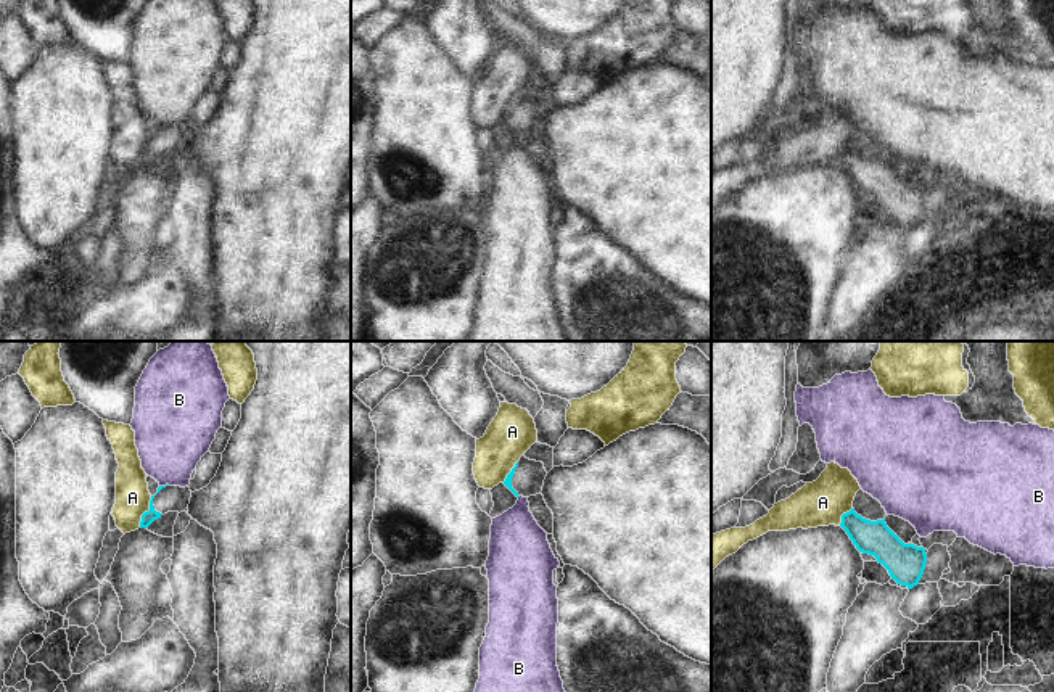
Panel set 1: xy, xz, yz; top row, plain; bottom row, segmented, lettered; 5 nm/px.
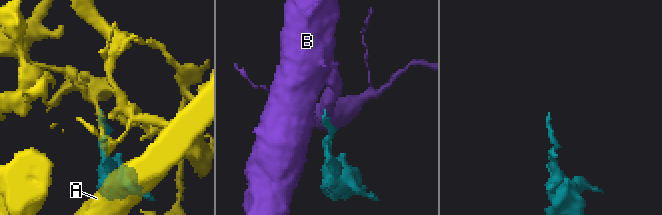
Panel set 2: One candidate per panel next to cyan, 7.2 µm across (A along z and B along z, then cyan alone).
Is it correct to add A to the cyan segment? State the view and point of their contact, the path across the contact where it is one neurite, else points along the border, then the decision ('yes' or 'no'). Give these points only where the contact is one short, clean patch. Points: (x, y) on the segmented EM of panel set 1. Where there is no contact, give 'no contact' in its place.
xy (145, 512) | along xy (152, 496), (150, 507), (142, 515), (139, 527) | no

